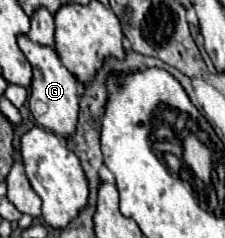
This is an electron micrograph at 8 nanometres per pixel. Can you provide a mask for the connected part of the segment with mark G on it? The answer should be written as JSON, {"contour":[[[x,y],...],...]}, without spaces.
{"contour":[[[27,35],[19,37],[19,47],[25,53],[27,61],[33,67],[33,85],[31,85],[31,93],[29,93],[29,109],[35,117],[35,121],[59,135],[59,137],[71,137],[75,135],[75,127],[77,127],[77,119],[79,119],[79,83],[77,79],[69,73],[69,69],[59,61],[59,55],[53,47],[43,47],[37,43],[31,43],[31,39],[27,39]]]}

